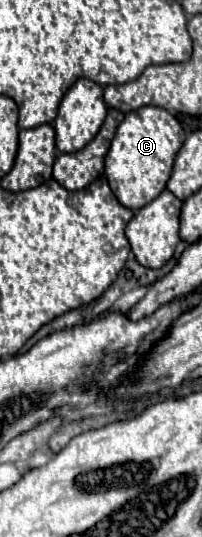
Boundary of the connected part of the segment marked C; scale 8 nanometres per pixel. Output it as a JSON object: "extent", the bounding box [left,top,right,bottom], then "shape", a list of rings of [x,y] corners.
{"extent":[106,106,184,210],"shape":[[[144,106],[126,114],[106,154],[106,178],[122,206],[140,210],[166,188],[174,158],[184,142],[182,134],[180,122],[164,108]]]}

